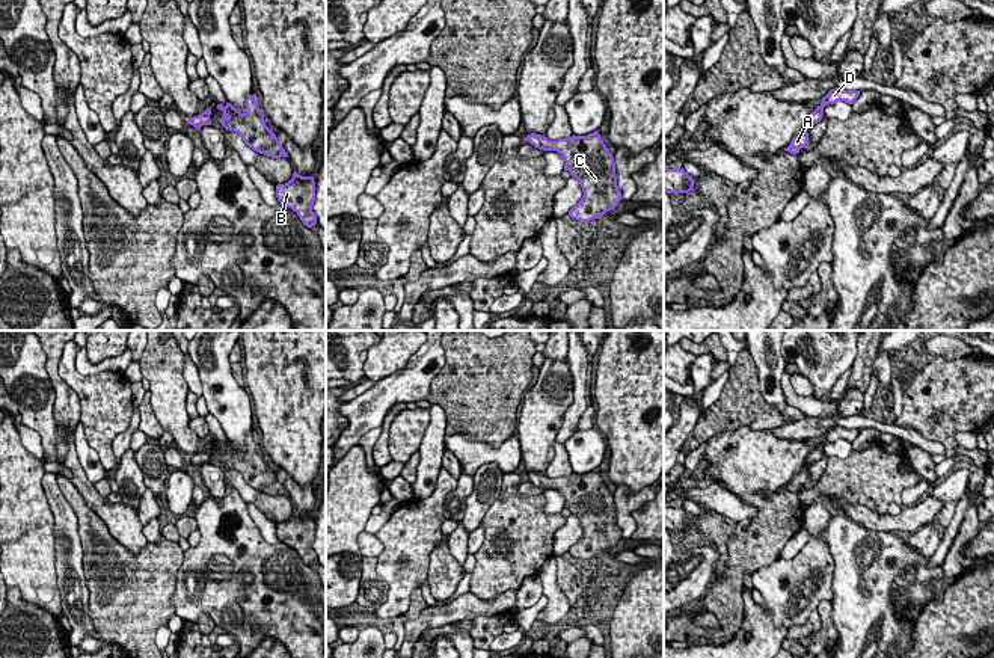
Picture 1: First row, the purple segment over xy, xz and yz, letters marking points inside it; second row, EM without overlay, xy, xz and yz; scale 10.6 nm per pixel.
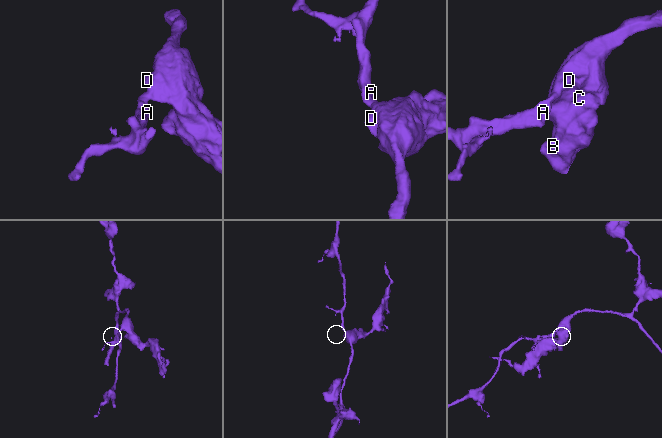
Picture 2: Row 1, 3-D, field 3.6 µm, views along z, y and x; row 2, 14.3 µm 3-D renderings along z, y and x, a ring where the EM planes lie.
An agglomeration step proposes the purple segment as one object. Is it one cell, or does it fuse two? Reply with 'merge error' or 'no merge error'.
no merge error

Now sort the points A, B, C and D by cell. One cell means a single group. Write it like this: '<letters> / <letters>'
A B C D

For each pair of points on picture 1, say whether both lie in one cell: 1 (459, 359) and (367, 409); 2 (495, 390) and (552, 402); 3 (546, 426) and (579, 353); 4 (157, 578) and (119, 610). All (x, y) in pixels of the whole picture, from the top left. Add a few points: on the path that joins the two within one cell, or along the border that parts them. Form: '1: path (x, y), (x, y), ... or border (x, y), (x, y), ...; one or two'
1: border (442, 346), (445, 364), (432, 381), (427, 400); two
2: border (525, 393), (522, 396); two
3: border (566, 358), (572, 378), (572, 403), (567, 409); two
4: path (148, 581), (128, 601); one

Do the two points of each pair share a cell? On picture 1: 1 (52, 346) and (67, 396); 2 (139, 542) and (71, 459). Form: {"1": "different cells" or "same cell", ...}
{"1": "same cell", "2": "same cell"}

